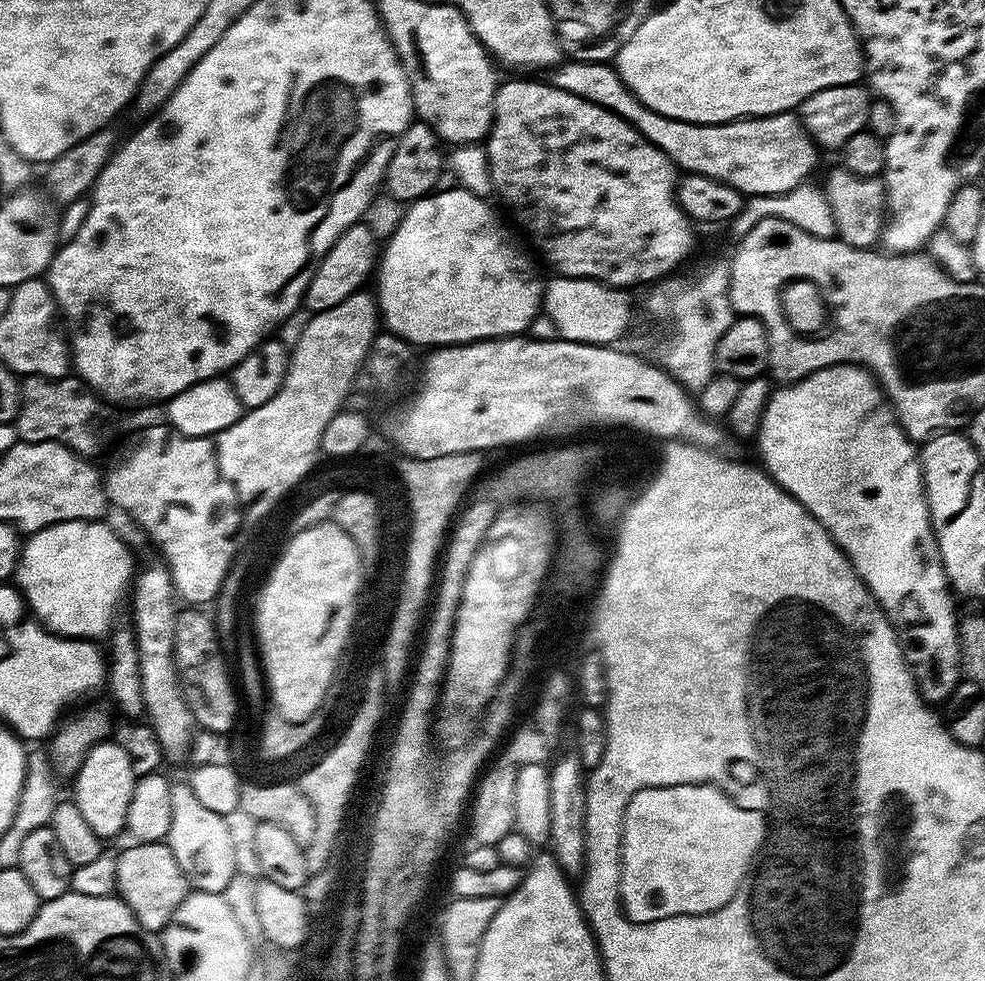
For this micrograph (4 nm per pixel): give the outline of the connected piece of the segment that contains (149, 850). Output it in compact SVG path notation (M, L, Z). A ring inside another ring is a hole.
M129 843L129 848L117 855L118 882L116 892L121 900L130 906L134 918L148 932L163 933L170 922L174 910L188 897L190 885L186 874L182 874L182 866L178 866L178 858L168 849L167 843L142 844Z

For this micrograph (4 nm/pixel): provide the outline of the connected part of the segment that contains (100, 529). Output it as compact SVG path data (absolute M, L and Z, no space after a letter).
M103 519L98 520L75 520L74 522L58 522L54 526L46 526L42 530L31 533L23 541L20 549L20 561L16 563L16 571L14 573L15 587L19 588L27 611L31 613L35 619L39 620L49 632L55 636L73 636L75 640L91 640L99 641L99 636L107 637L114 627L112 619L116 616L116 611L120 608L120 599L125 599L126 593L129 591L130 585L134 580L134 567L132 568L132 556L128 553L128 548L124 545L124 540L111 528L110 525L104 524Z

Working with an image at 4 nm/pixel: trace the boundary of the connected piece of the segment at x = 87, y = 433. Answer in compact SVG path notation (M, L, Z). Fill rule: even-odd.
M69 374L59 378L46 376L23 377L20 385L20 409L14 421L16 435L20 440L31 444L38 442L58 442L72 452L85 458L96 458L96 455L112 440L112 412L105 401L97 396L83 380Z

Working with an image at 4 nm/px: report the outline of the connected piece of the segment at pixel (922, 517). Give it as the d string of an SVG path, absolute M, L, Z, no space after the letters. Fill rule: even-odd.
M831 364L828 368L819 368L817 372L802 377L795 384L785 384L777 389L777 392L775 389L769 395L768 405L762 414L760 431L754 437L754 444L760 447L761 462L759 461L759 463L762 465L763 471L772 477L779 488L786 489L832 535L833 545L848 557L852 563L852 569L860 575L861 582L870 590L873 598L879 602L881 610L886 614L888 621L892 623L892 629L900 637L900 648L904 652L904 659L907 660L913 676L916 677L921 698L932 706L943 705L962 679L961 645L957 636L958 613L956 614L956 608L952 605L954 593L948 587L948 579L942 566L938 542L932 529L932 519L928 513L928 503L924 497L924 476L920 472L917 445L908 439L903 428L900 427L900 423L896 420L896 413L892 411L888 397L884 395L876 377L859 364Z

